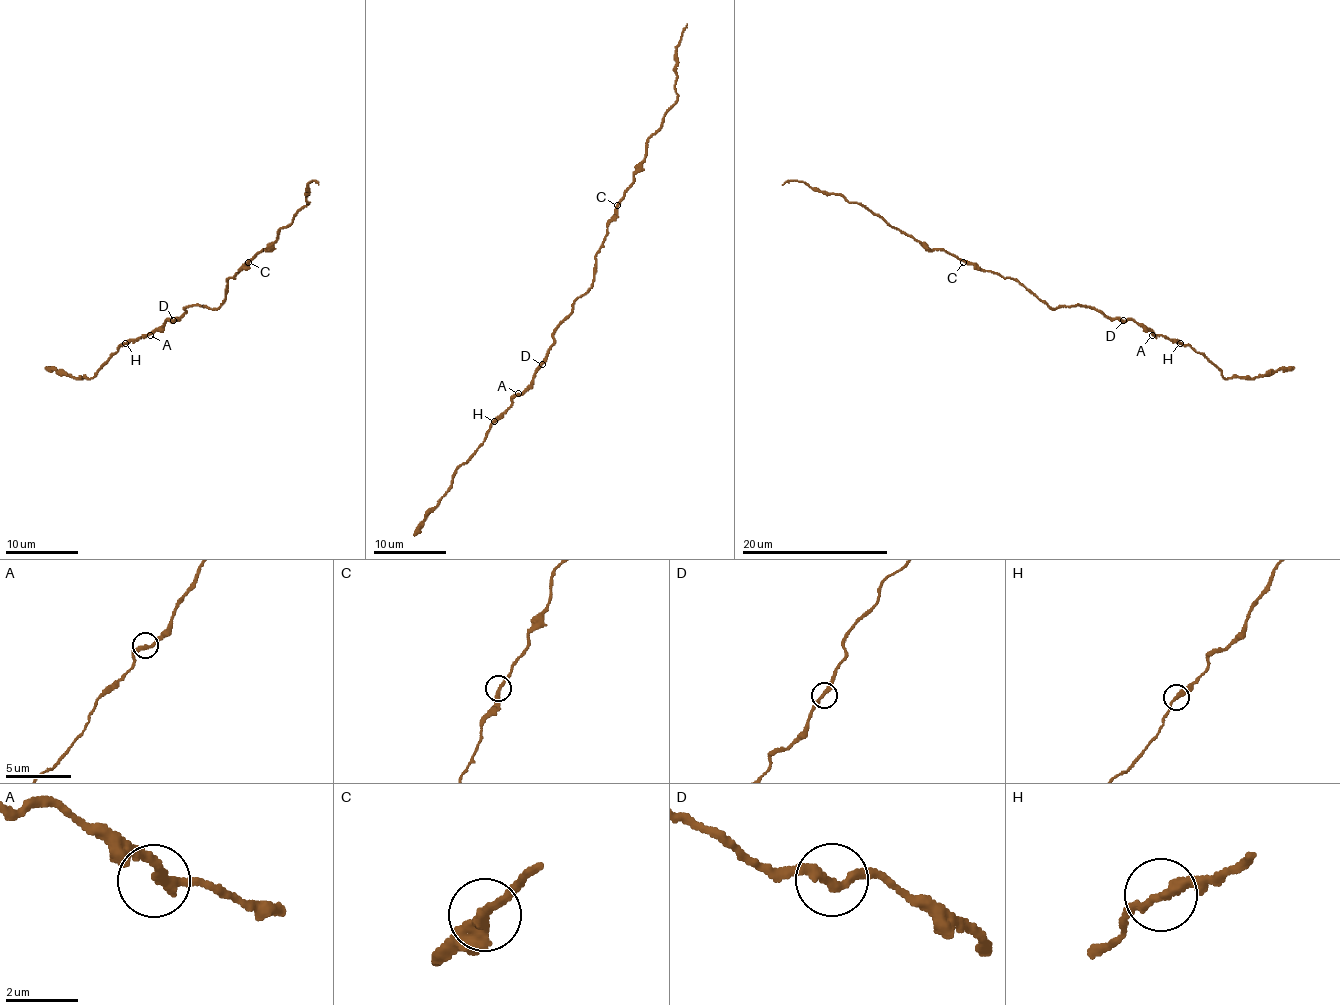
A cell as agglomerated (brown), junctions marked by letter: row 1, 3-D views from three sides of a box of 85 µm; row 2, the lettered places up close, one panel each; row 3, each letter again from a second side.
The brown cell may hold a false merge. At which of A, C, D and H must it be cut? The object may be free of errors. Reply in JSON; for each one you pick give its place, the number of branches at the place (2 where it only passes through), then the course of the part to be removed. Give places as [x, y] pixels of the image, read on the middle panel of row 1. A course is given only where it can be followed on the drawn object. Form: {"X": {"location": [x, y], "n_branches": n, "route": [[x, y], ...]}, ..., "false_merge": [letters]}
{"false_merge": []}

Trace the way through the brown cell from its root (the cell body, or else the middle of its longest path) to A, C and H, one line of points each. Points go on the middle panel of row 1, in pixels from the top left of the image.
A: (589, 289), (575, 302), (573, 311), (555, 331), (545, 360), (534, 373), (531, 384), (518, 393)
C: (589, 289), (595, 254), (606, 236), (608, 221), (615, 214), (617, 205)
H: (589, 289), (575, 302), (573, 311), (555, 331), (545, 360), (531, 382), (494, 421)

